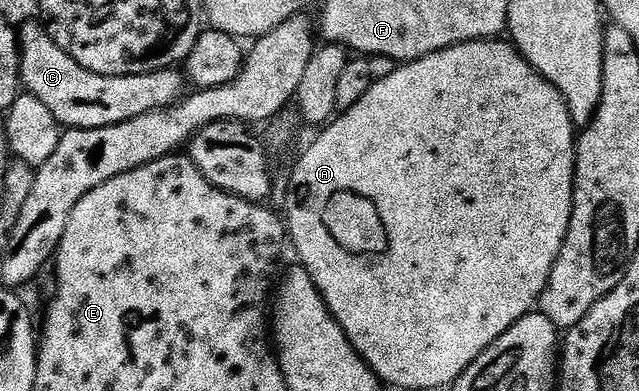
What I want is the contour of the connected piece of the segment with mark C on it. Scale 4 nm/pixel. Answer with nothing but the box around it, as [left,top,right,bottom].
[18,21,182,129]

